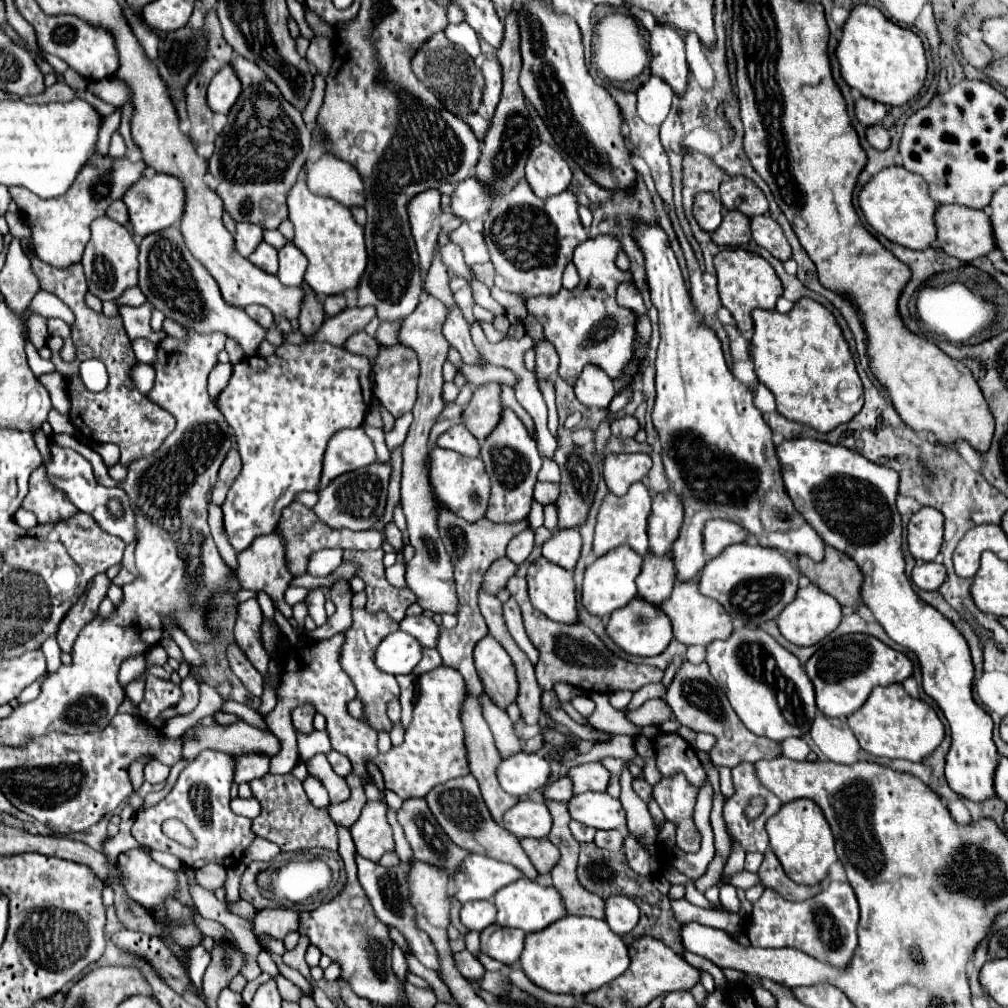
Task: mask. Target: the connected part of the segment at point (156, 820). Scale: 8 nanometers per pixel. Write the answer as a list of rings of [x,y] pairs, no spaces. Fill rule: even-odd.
[[[220,752],[198,754],[198,758],[194,758],[190,764],[186,764],[186,768],[180,772],[172,792],[162,802],[158,802],[154,808],[138,810],[136,822],[134,822],[134,828],[132,828],[132,836],[138,842],[142,842],[142,844],[146,844],[154,850],[174,854],[186,866],[192,866],[192,868],[202,868],[208,862],[226,864],[226,862],[240,860],[244,850],[248,848],[248,844],[256,836],[250,830],[252,820],[238,818],[230,810],[228,794],[230,794],[230,786],[232,786],[232,780],[234,780],[234,770],[236,770],[236,758],[230,756],[230,754],[220,754]],[[168,818],[178,818],[180,822],[186,824],[186,828],[196,838],[194,848],[186,848],[186,846],[178,844],[176,840],[166,838],[162,834],[160,826]]]

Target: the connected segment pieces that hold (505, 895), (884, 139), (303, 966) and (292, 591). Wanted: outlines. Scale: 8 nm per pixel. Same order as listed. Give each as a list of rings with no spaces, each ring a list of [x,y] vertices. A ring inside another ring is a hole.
[[[518,880],[518,884],[510,884],[506,888],[502,888],[502,892],[496,892],[494,896],[494,904],[498,908],[498,918],[496,924],[500,926],[510,926],[510,928],[520,928],[526,934],[530,932],[540,932],[544,930],[548,924],[560,920],[567,915],[566,908],[562,904],[562,898],[558,896],[556,888],[524,888],[526,882],[534,882],[534,880]]]
[[[874,124],[866,128],[866,140],[876,150],[886,150],[890,146],[890,136],[882,124]]]
[[[300,938],[300,940],[298,940],[298,944],[282,956],[282,960],[284,960],[288,966],[296,968],[296,970],[298,970],[298,972],[308,980],[308,982],[314,982],[314,980],[312,980],[312,976],[310,976],[310,968],[308,968],[308,964],[304,962],[304,952],[306,952],[308,944],[310,944],[310,942],[308,942],[308,938]]]
[[[288,587],[285,592],[284,598],[290,606],[294,606],[296,602],[302,602],[302,600],[306,600],[306,596],[308,596],[308,590],[303,587]]]

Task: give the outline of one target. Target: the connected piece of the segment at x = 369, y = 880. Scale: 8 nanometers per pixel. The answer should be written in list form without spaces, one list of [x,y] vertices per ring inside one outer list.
[[[356,854],[356,866],[358,866],[358,882],[360,886],[364,888],[376,916],[388,924],[388,926],[394,926],[408,942],[412,954],[426,966],[426,968],[432,968],[438,972],[440,968],[440,960],[438,960],[438,952],[432,944],[432,940],[428,938],[428,934],[424,930],[418,928],[416,924],[416,910],[414,906],[410,904],[410,888],[406,884],[406,868],[404,866],[394,866],[394,868],[382,868],[378,866],[376,862],[372,860],[366,860],[362,856]]]

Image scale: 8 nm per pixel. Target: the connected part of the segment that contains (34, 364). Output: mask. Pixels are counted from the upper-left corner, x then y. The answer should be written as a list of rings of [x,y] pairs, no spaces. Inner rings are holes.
[[[27,335],[26,347],[25,347],[26,356],[28,356],[28,366],[30,370],[36,374],[36,376],[42,376],[46,372],[52,372],[54,366],[50,366],[50,360],[42,360],[38,350],[31,343],[29,336]]]

